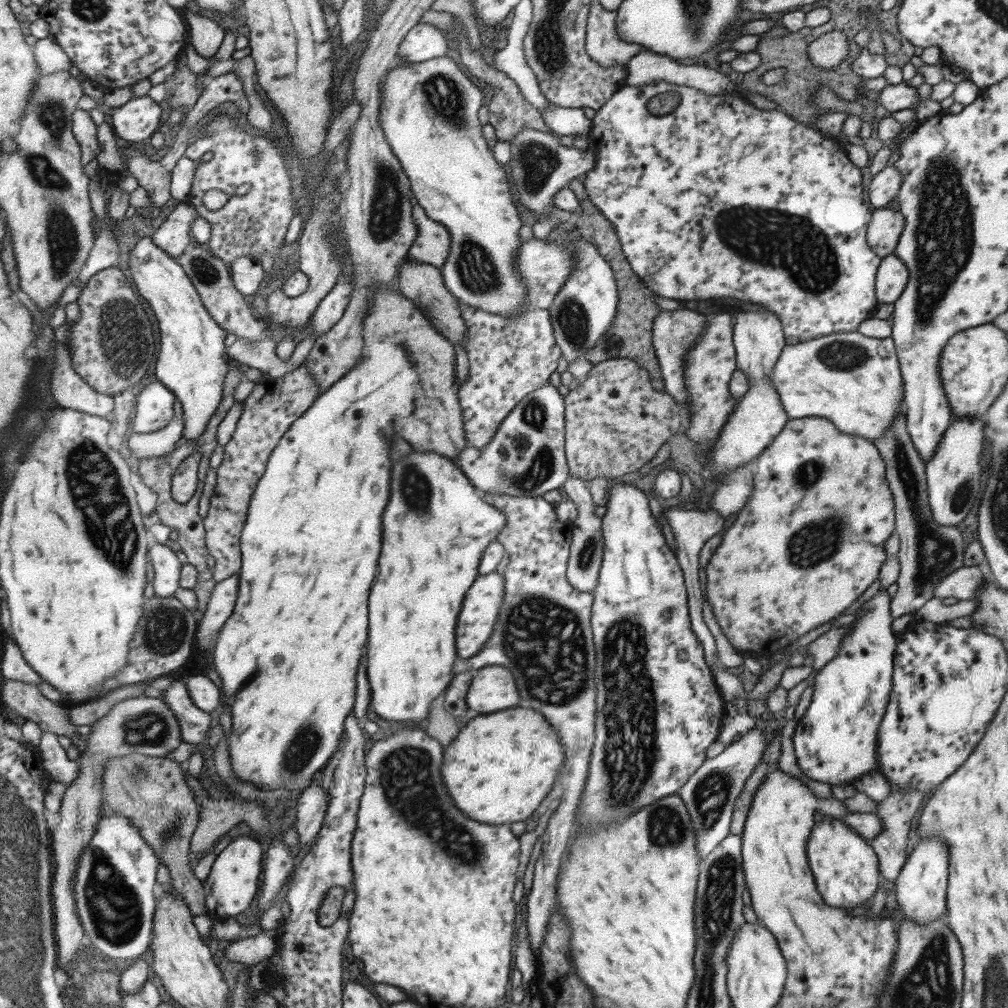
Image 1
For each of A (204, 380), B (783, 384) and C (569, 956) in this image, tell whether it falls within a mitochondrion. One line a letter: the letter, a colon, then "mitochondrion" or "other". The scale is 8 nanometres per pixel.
A: other
B: other
C: other

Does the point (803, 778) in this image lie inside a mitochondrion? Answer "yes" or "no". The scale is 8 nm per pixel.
no

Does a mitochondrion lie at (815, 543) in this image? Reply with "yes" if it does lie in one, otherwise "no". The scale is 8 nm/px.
yes

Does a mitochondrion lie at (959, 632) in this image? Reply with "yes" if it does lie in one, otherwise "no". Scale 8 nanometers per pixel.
no

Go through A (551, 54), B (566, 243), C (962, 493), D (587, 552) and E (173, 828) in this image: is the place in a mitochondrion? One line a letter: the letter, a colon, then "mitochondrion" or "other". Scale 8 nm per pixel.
A: mitochondrion
B: other
C: mitochondrion
D: mitochondrion
E: mitochondrion

